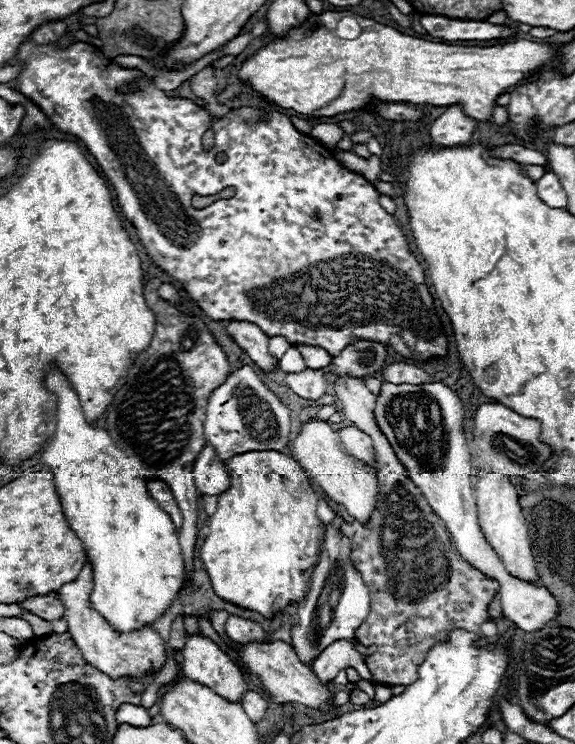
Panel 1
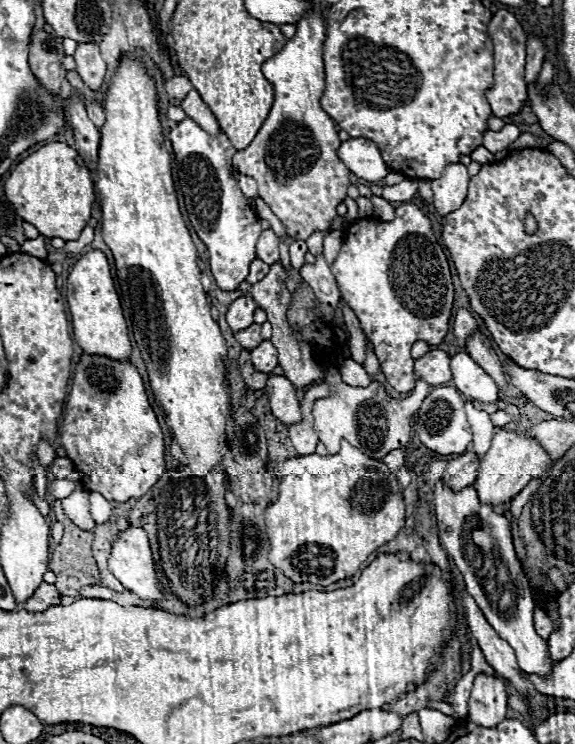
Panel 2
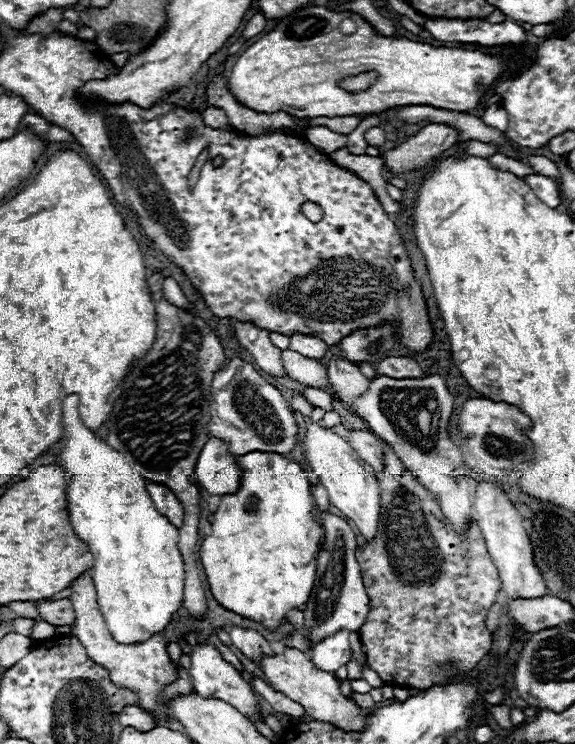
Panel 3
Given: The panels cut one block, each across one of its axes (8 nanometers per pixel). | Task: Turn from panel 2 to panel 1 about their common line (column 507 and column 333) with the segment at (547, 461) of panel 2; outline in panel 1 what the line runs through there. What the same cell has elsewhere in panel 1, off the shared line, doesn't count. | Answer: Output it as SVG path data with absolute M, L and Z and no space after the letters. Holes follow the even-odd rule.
M314 418L308 420L302 432L296 436L296 440L290 444L290 448L294 448L294 456L296 460L300 460L300 466L308 472L312 480L320 484L320 488L332 502L342 504L352 518L360 520L360 524L366 524L370 520L376 508L376 492L378 492L376 472L374 468L366 466L364 462L356 460L346 452L338 432L330 424Z

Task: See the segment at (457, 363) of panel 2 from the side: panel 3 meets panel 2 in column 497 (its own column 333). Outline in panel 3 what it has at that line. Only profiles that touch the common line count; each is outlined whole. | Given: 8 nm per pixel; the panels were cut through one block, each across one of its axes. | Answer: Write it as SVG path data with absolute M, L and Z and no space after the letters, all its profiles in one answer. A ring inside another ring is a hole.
M290 348L282 350L284 354L284 368L286 368L286 374L304 384L304 386L312 386L312 388L322 388L324 392L328 392L332 396L334 402L340 402L342 404L342 398L336 398L336 390L334 386L330 384L328 376L326 376L326 368L322 362L318 360L312 360L312 358L306 358L302 356L300 352L294 352Z

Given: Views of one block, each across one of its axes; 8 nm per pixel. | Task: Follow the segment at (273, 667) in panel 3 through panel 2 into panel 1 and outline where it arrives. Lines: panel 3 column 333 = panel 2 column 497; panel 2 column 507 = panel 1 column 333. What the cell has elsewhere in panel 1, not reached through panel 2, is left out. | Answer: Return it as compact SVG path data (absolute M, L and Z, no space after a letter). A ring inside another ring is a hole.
M268 642L268 644L248 644L248 646L240 646L240 652L238 652L240 660L250 668L250 672L258 674L262 684L268 688L268 692L272 694L274 702L276 704L282 704L282 702L298 702L298 704L304 704L312 710L318 710L318 712L336 712L338 708L334 706L334 692L330 690L328 684L320 684L320 680L316 678L312 666L300 662L296 650L286 644L286 642Z

